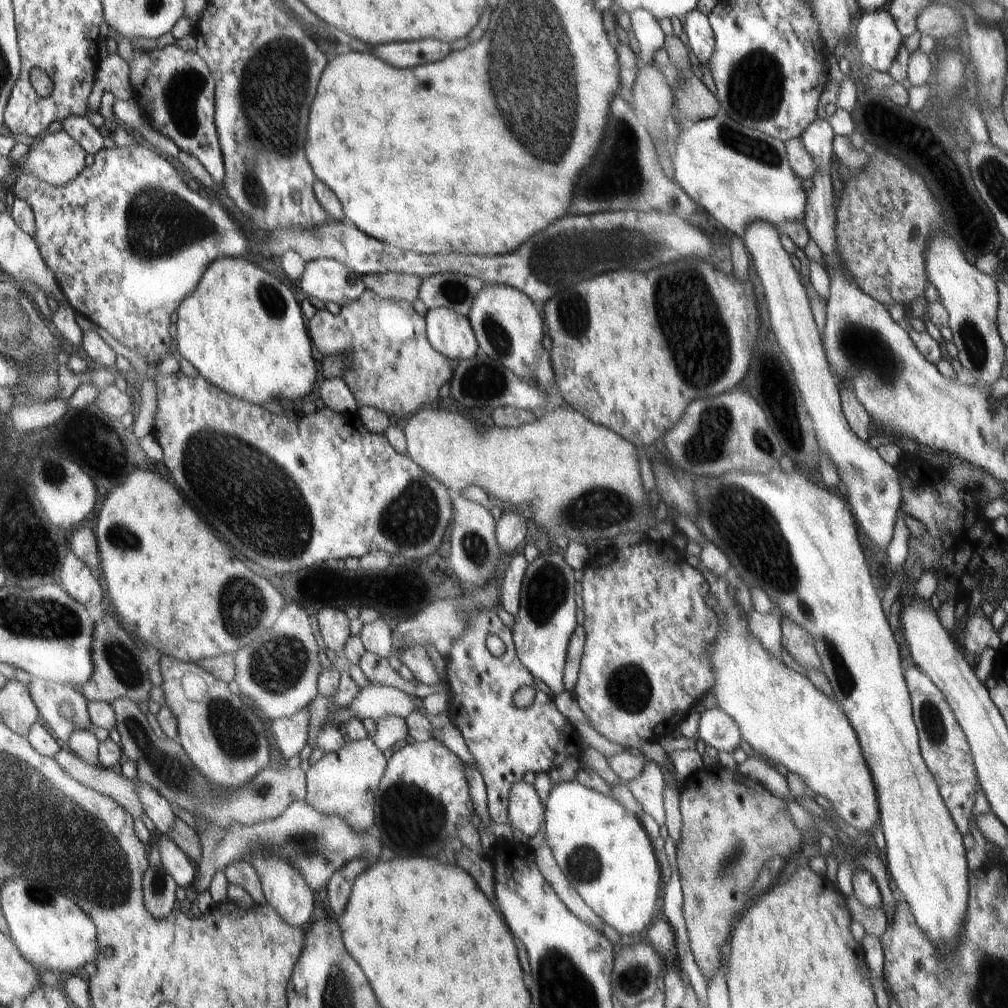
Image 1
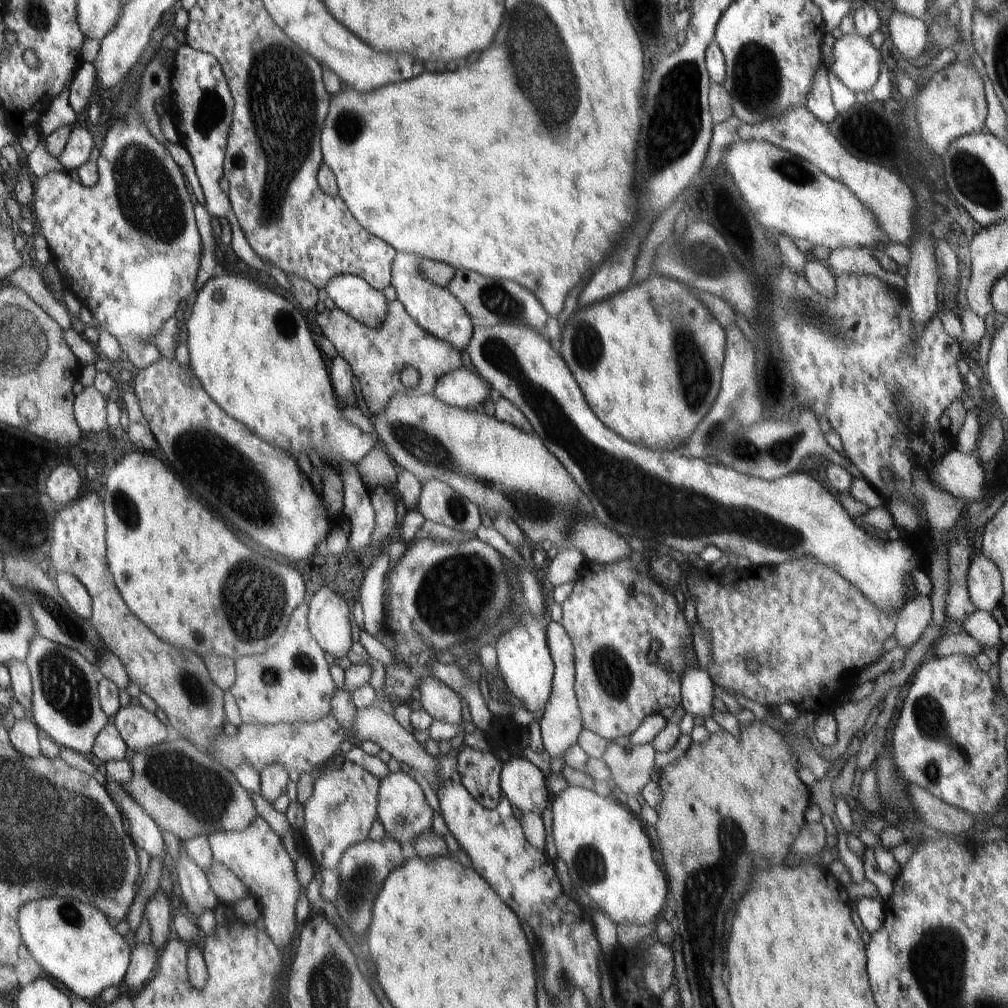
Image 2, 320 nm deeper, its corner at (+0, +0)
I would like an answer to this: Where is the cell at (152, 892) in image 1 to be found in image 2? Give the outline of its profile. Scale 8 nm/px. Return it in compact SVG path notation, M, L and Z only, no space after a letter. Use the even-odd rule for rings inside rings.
M151 942L132 948L130 964L123 978L123 988L130 996L136 994L151 979L157 960L158 950Z

